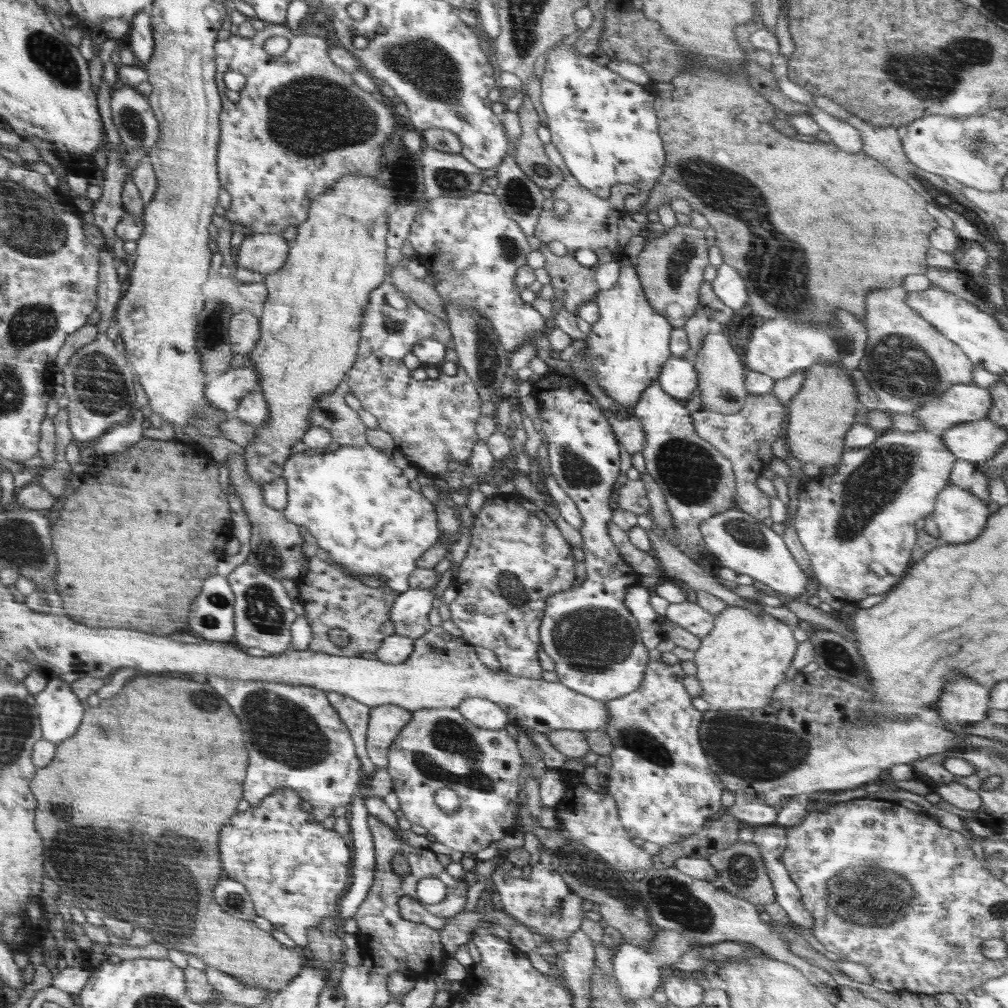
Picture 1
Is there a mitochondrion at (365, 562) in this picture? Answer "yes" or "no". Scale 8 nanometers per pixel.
no

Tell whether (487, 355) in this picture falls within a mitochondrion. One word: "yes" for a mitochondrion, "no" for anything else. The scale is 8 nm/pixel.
yes

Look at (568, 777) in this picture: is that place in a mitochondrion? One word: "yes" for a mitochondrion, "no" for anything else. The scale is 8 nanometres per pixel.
no

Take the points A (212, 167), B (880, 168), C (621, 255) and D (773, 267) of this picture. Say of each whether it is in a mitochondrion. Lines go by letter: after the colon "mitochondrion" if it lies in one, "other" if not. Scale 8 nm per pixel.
A: other
B: other
C: other
D: mitochondrion

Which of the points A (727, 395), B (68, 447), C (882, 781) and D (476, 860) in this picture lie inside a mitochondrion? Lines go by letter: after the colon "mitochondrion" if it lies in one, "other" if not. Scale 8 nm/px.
A: mitochondrion
B: other
C: other
D: other

